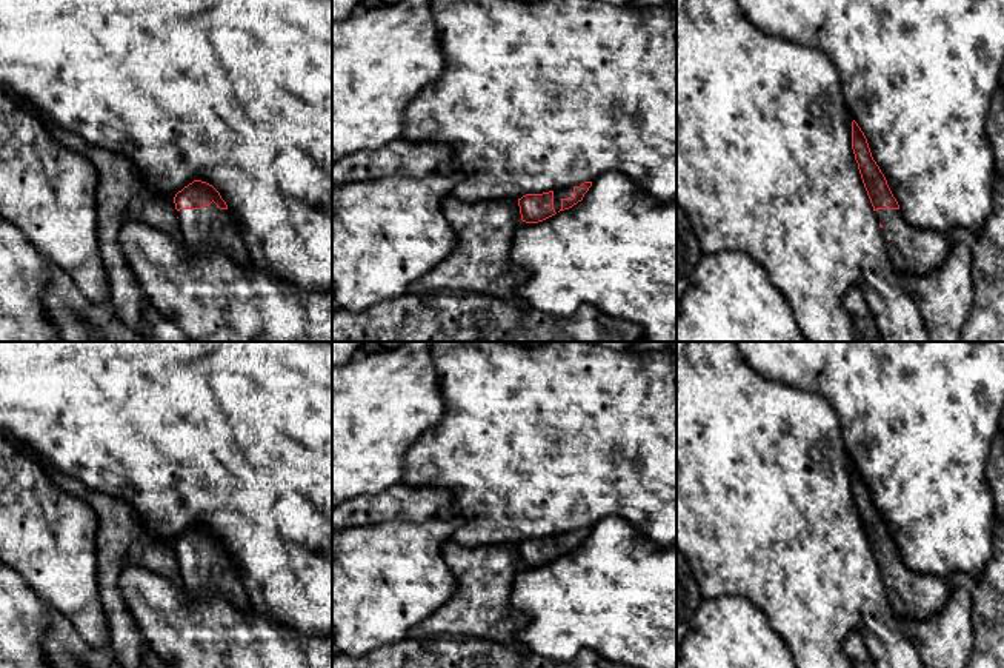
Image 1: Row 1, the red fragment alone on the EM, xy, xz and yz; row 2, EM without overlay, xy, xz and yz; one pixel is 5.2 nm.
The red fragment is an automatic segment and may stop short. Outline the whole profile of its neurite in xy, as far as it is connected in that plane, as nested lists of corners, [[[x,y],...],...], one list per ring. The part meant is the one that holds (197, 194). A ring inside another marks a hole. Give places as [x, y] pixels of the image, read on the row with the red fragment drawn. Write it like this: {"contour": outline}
{"contour": [[[194,180],[174,197],[180,235],[194,248],[217,248],[243,266],[252,265],[241,231],[220,192],[209,183]]]}

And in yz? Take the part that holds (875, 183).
{"contour": [[[855,120],[852,122],[852,149],[893,268],[906,274],[926,274],[938,268],[949,252],[949,242],[941,232],[915,229],[904,220],[884,174],[872,157],[867,139]]]}

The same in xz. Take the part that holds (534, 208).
{"contour": [[[584,182],[573,188],[543,194],[526,194],[518,199],[521,220],[526,223],[538,223],[560,211],[569,209],[583,200],[590,186],[592,182]]]}

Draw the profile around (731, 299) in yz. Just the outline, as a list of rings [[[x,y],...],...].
[[[741,251],[703,252],[690,288],[677,306],[677,342],[809,342],[796,326],[786,297],[766,269]]]

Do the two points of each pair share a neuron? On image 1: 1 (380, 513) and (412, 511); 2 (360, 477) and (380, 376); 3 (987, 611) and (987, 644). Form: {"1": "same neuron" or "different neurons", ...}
{"1": "same neuron", "2": "same neuron", "3": "same neuron"}

